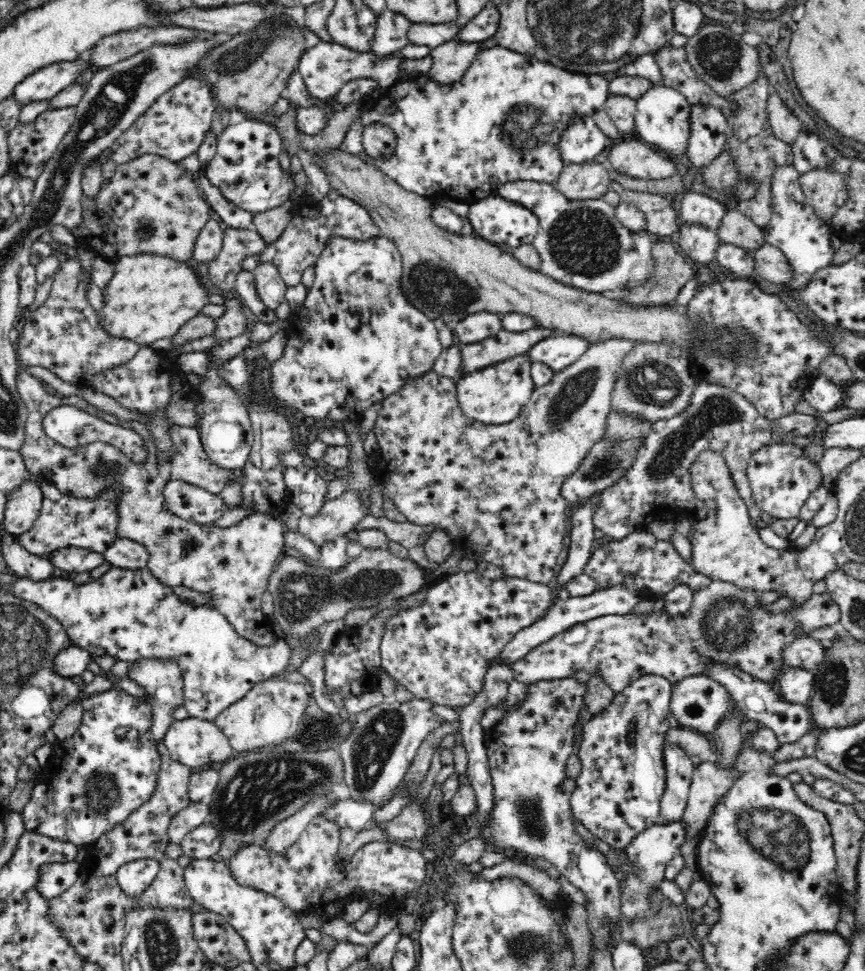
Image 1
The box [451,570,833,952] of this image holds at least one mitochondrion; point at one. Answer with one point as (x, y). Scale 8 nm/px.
(776, 834)

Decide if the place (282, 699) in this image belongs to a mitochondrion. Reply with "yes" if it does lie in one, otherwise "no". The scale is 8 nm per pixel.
no

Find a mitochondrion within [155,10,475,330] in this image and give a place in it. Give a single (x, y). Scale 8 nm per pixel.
(242, 56)

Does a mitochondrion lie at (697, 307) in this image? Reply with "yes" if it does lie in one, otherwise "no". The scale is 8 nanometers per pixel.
no

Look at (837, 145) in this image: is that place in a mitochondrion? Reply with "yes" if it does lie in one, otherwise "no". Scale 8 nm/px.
no

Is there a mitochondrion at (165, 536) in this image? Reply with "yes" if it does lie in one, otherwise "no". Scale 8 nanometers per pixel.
yes

